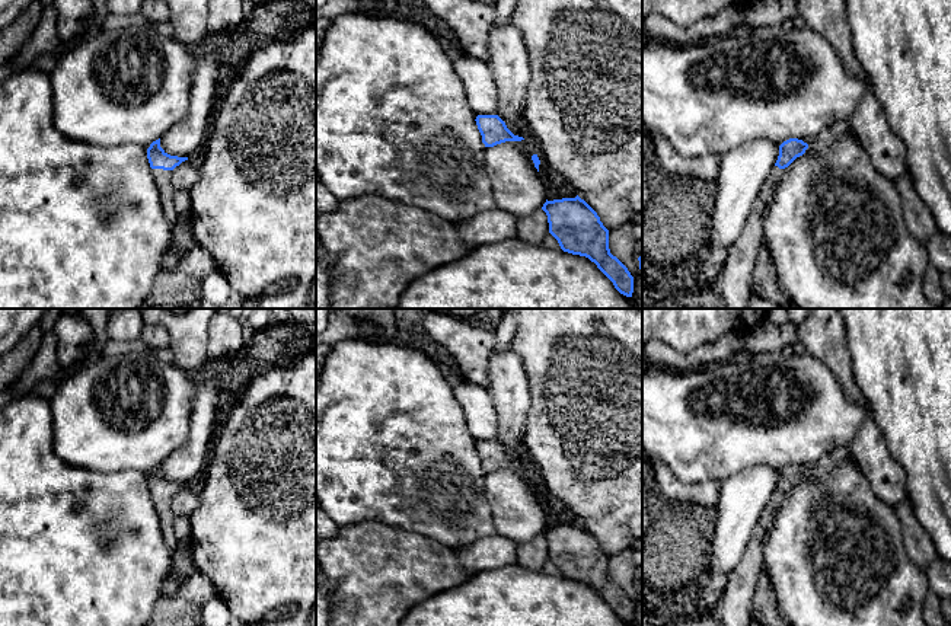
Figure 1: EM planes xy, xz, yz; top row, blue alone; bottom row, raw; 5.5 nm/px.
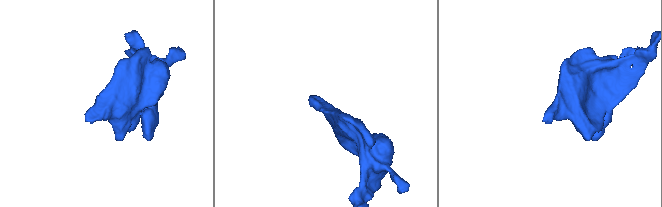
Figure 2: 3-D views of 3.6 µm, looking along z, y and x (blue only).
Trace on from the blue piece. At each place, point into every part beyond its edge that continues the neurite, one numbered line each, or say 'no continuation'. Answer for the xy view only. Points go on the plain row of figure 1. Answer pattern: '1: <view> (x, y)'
1: xy (162, 504)

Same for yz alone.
1: yz (734, 610)

